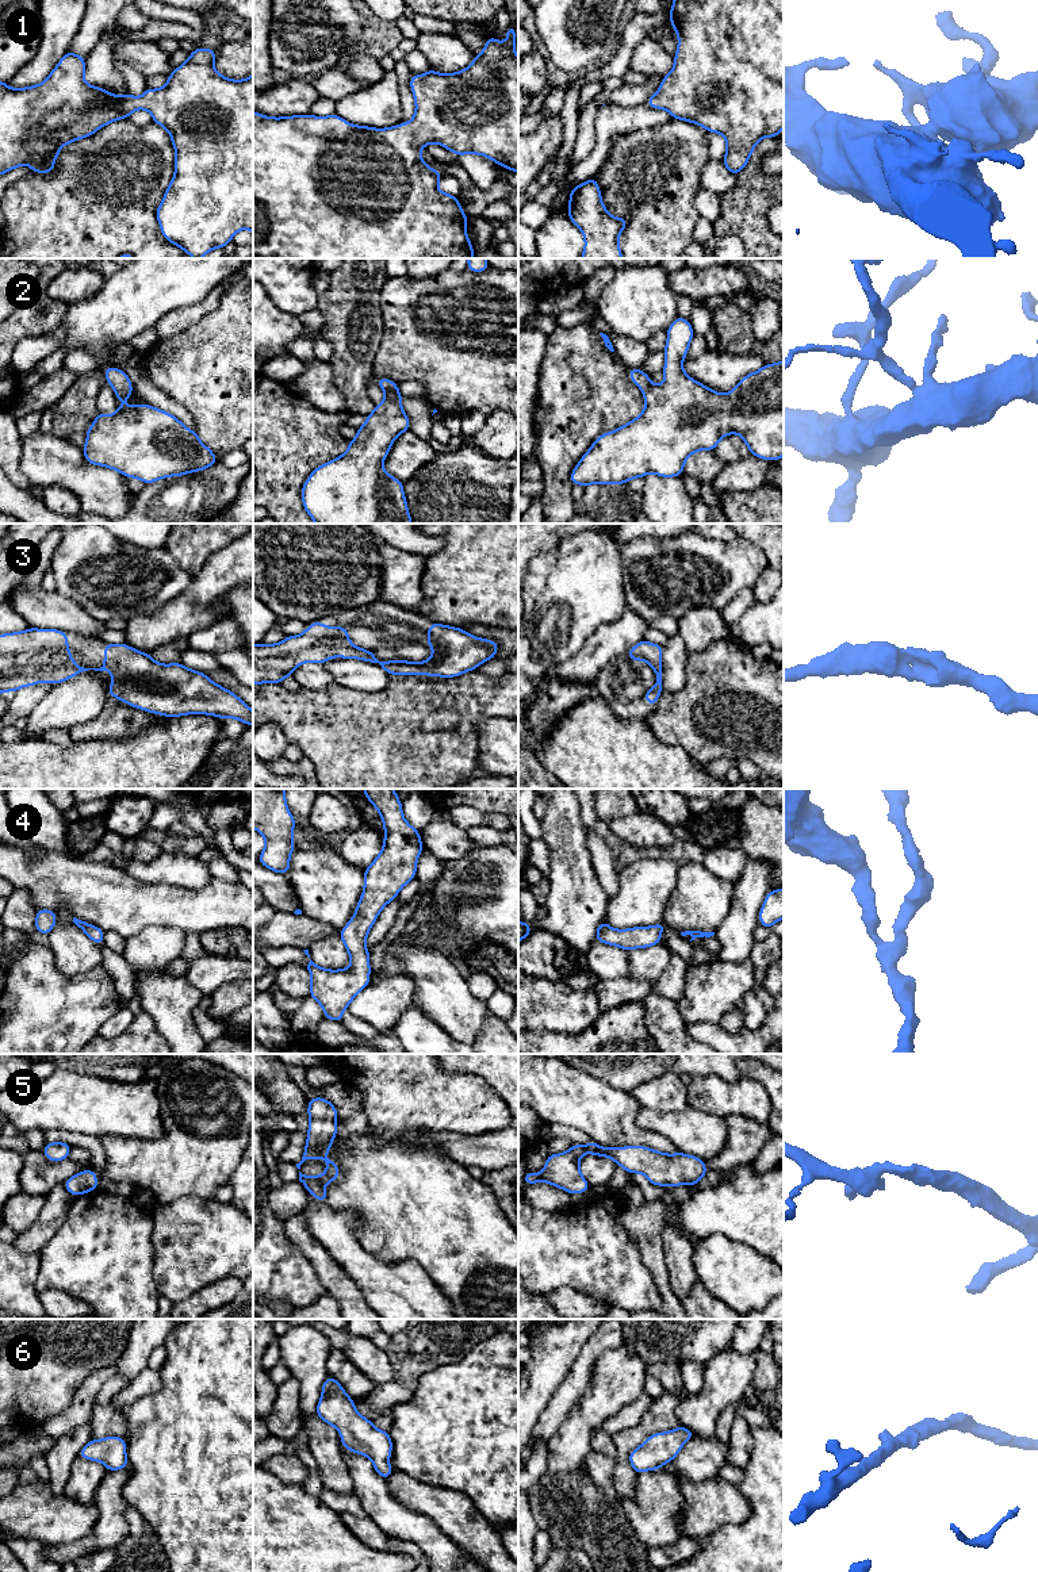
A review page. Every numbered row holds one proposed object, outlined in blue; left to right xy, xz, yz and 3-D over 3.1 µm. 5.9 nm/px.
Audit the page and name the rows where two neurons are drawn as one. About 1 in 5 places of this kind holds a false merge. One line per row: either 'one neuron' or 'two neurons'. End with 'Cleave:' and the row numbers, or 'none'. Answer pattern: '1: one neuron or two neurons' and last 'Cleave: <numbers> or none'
1: one neuron
2: one neuron
3: one neuron
4: one neuron
5: one neuron
6: one neuron
Cleave: none

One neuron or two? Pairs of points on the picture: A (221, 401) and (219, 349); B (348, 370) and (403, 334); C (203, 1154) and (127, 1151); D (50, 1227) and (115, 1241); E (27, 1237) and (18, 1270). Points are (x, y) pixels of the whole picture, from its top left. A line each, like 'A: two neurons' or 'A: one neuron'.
A: one neuron
B: two neurons
C: one neuron
D: two neurons
E: two neurons

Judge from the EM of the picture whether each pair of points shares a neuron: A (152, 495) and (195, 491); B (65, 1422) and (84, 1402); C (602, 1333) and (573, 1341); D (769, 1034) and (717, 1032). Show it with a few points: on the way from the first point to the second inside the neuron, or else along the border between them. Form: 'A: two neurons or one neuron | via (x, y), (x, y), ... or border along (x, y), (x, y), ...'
A: one neuron | via (163, 484), (167, 482), (184, 482)
B: one neuron | via (71, 1417), (80, 1407)
C: two neurons | border along (593, 1333), (573, 1364)
D: one neuron | via (757, 1039), (730, 1039)

